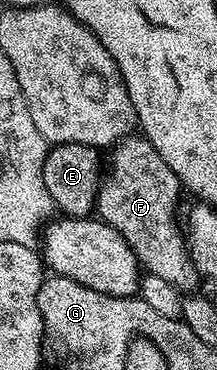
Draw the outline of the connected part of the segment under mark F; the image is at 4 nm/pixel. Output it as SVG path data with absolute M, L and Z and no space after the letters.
M131 133L115 143L108 155L108 166L98 185L97 218L112 225L132 249L138 266L147 275L168 281L178 292L190 293L200 282L200 276L184 242L180 219L174 216L178 194L183 194L182 182L168 169L164 157L138 133Z

